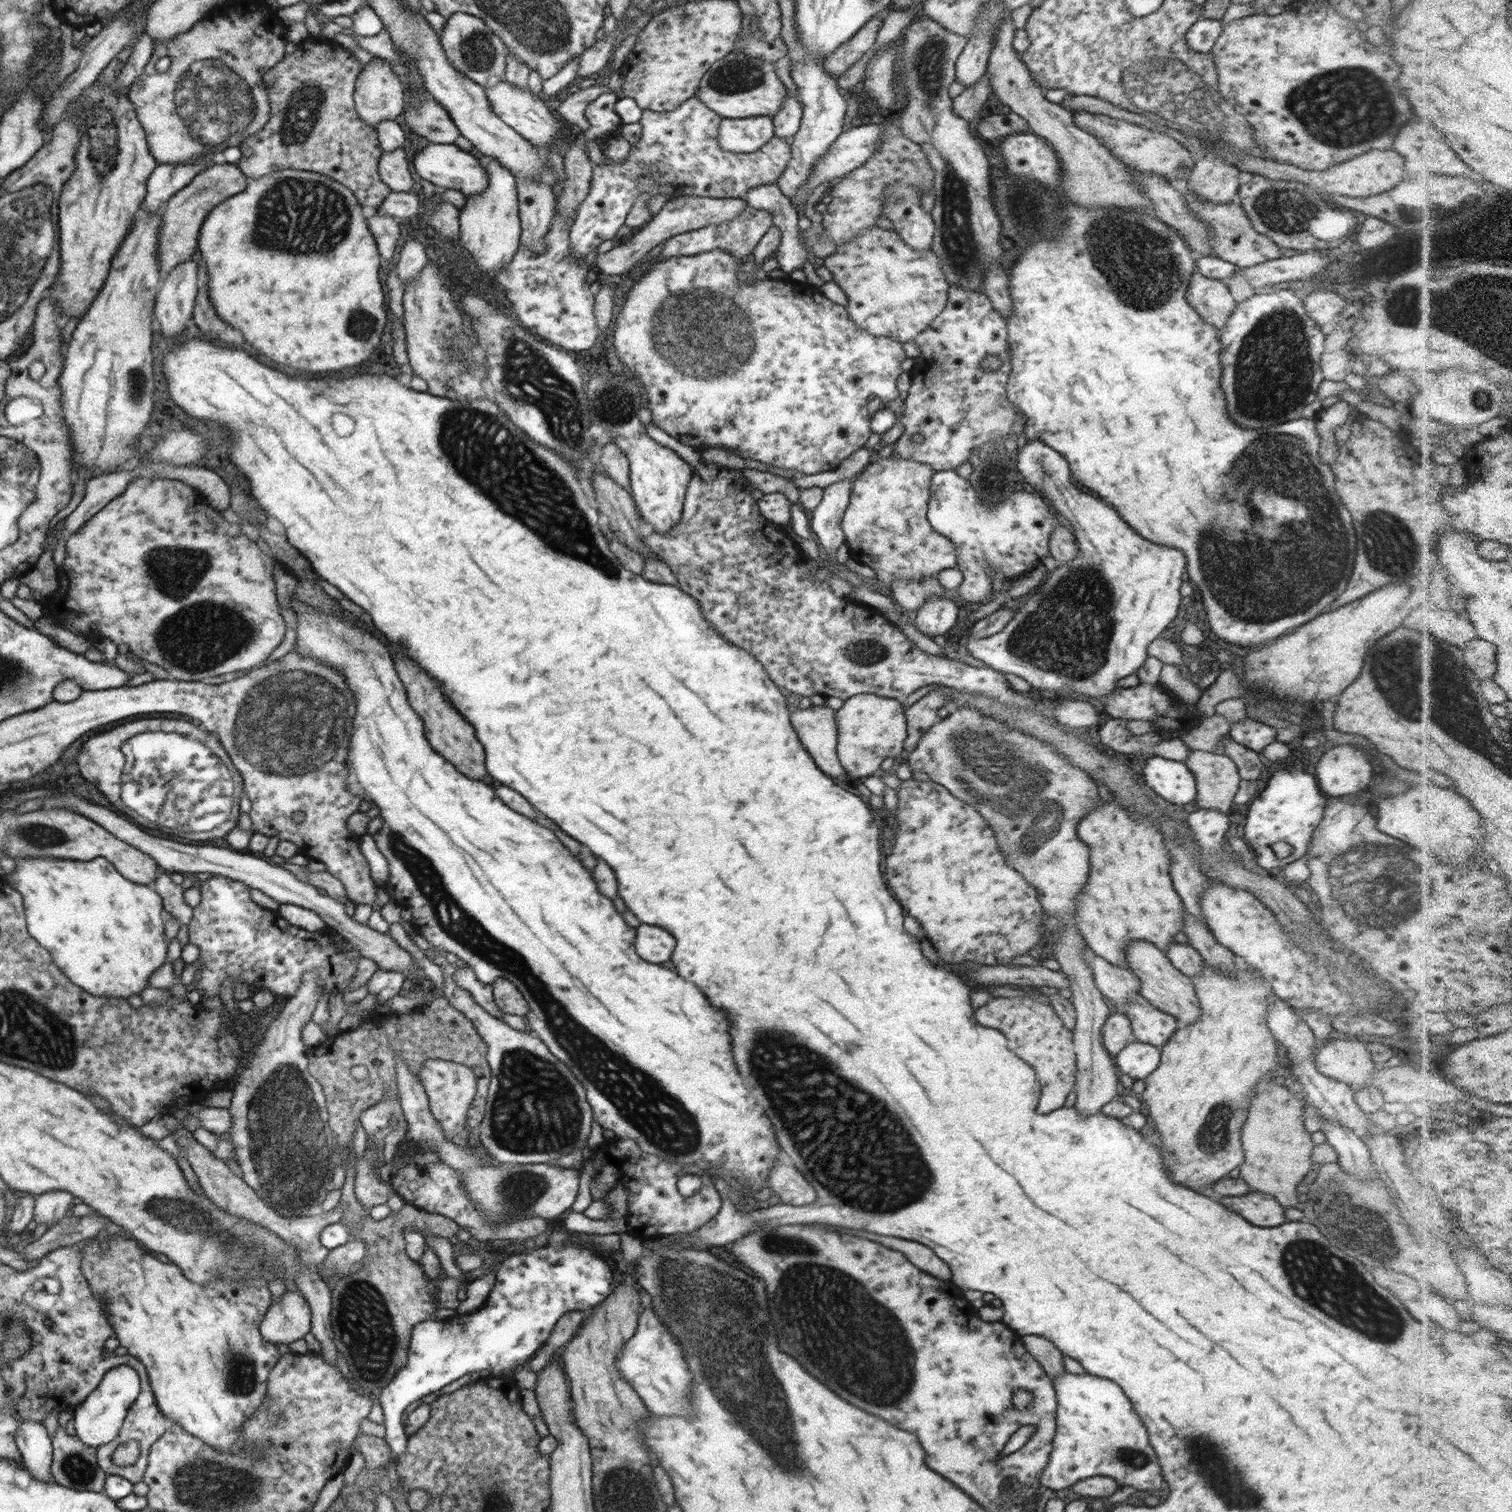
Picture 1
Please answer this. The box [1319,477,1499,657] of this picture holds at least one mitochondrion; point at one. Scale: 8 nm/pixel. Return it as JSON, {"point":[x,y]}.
{"point":[1388,551]}

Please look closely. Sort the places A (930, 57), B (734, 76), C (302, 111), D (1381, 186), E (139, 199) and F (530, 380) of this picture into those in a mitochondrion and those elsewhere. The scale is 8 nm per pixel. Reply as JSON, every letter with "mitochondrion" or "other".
{"A":"mitochondrion","B":"mitochondrion","C":"mitochondrion","D":"other","E":"other","F":"mitochondrion"}

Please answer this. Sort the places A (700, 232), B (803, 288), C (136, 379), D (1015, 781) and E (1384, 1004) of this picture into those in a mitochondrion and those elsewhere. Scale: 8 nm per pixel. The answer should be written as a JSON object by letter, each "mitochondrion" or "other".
{"A":"other","B":"other","C":"mitochondrion","D":"mitochondrion","E":"mitochondrion"}

